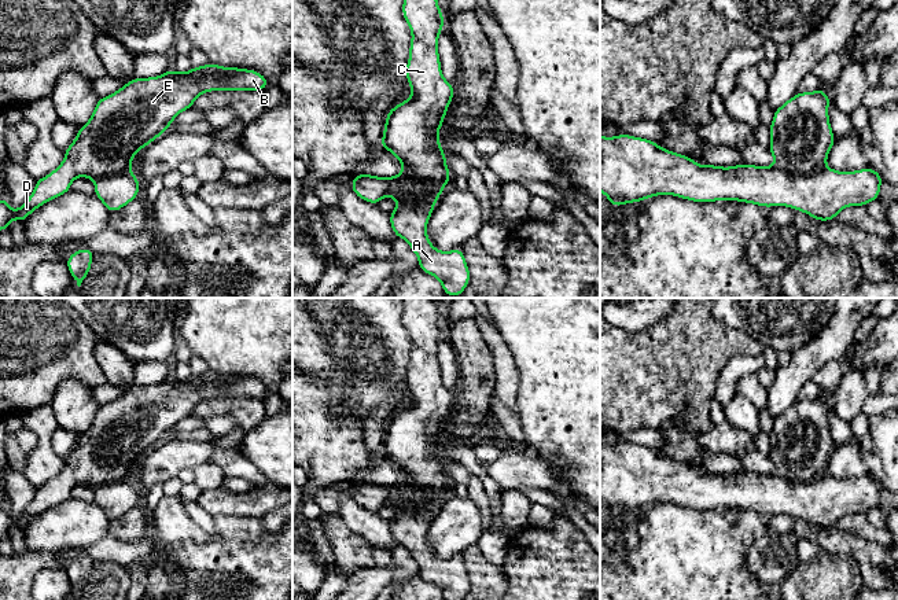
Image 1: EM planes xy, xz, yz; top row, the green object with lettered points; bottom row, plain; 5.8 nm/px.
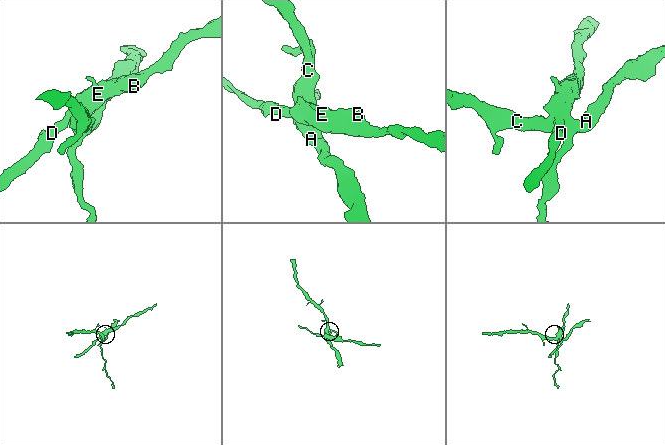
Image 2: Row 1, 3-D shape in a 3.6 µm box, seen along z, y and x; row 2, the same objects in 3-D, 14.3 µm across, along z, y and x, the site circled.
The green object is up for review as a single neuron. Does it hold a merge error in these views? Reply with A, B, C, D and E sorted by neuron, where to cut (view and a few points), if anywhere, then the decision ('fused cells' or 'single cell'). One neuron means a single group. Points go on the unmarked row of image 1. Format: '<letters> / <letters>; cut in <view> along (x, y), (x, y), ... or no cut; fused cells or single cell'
A C / B D E; cut in xz along (404, 479), (419, 490), (419, 503), (398, 512); fused cells

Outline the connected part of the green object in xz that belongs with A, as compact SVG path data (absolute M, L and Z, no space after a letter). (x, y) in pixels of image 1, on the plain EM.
M404 298L402 324L412 341L405 378L412 402L387 420L380 456L394 461L402 481L420 490L420 504L400 511L390 520L390 534L409 551L419 575L442 590L444 600L463 600L470 577L461 556L439 559L427 545L427 529L450 489L438 438L454 401L441 380L438 343L445 334L435 298Z

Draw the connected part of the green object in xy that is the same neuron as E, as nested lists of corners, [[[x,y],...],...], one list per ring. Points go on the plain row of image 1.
[[[206,371],[187,380],[169,376],[158,384],[133,386],[107,405],[100,405],[91,427],[78,435],[63,470],[36,487],[30,505],[12,518],[0,505],[0,538],[16,526],[23,531],[32,519],[67,501],[76,485],[96,487],[130,478],[135,461],[173,431],[177,422],[210,398],[264,398],[268,386],[255,378]]]

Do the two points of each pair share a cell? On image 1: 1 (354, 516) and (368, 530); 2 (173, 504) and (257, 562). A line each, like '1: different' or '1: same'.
1: same
2: same

